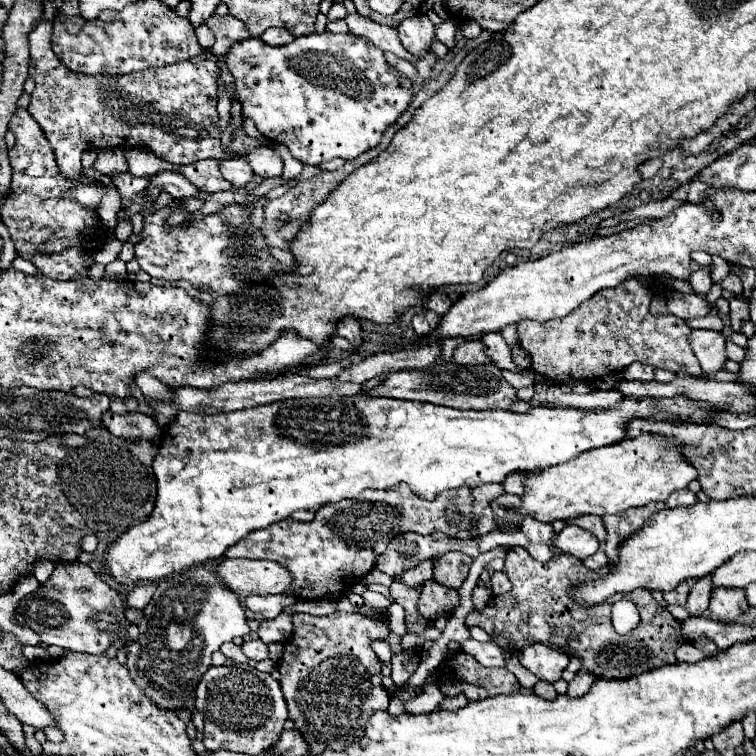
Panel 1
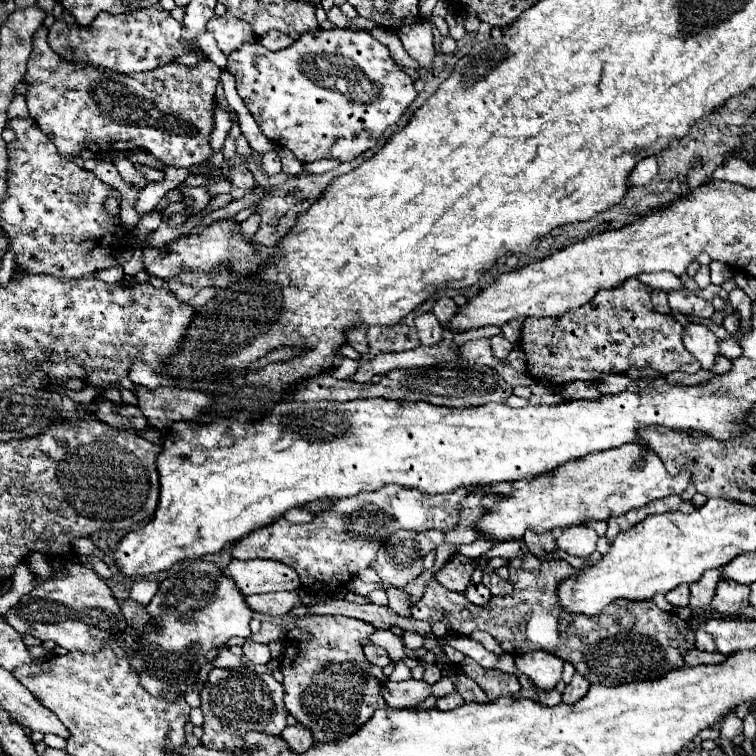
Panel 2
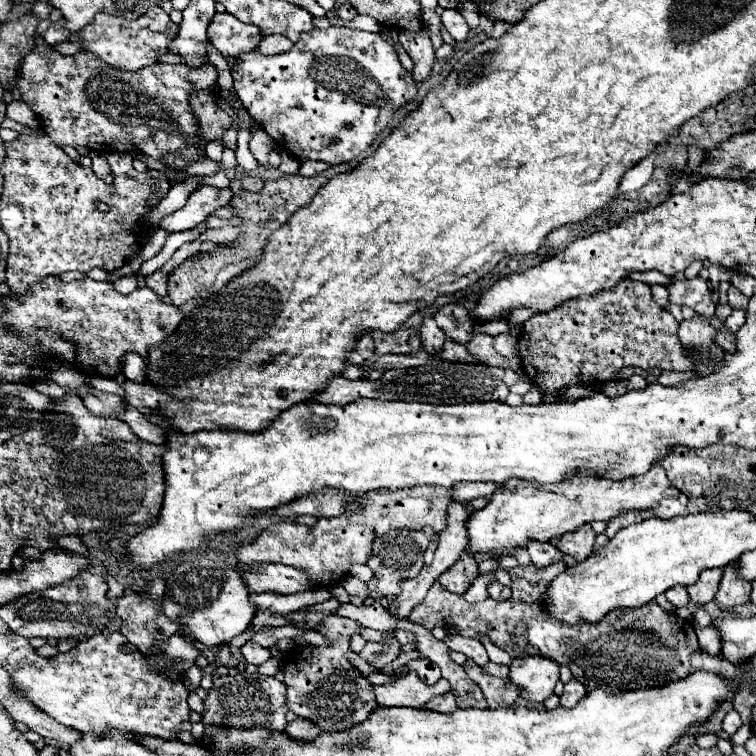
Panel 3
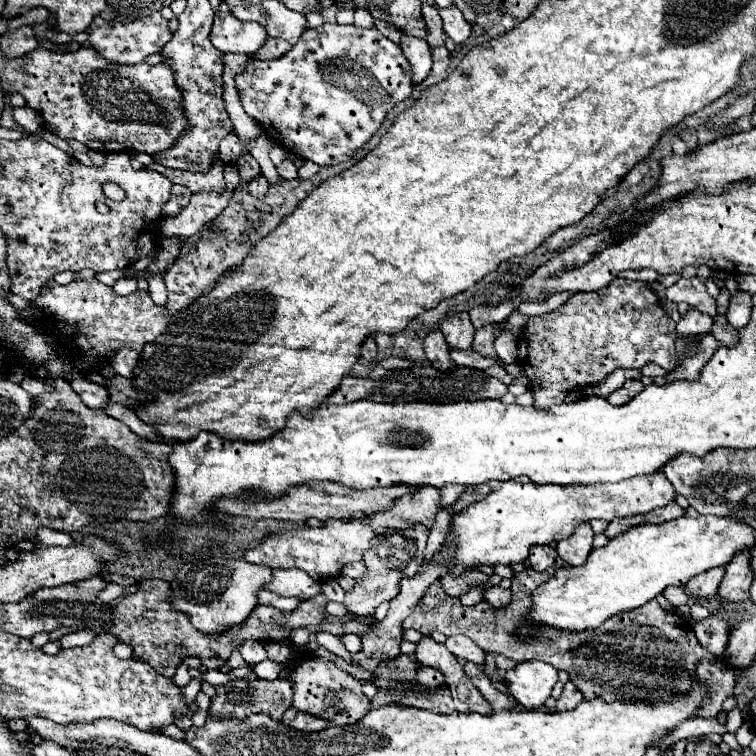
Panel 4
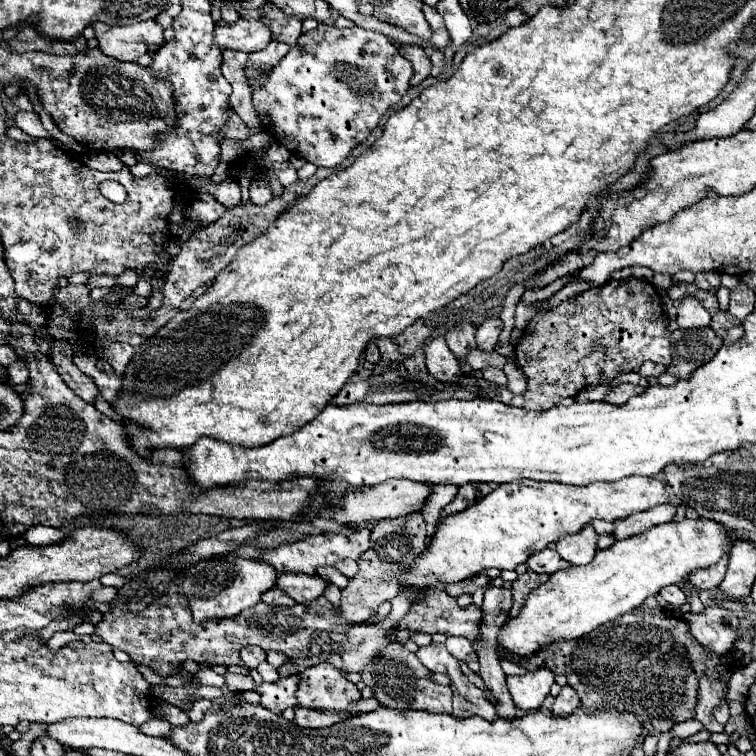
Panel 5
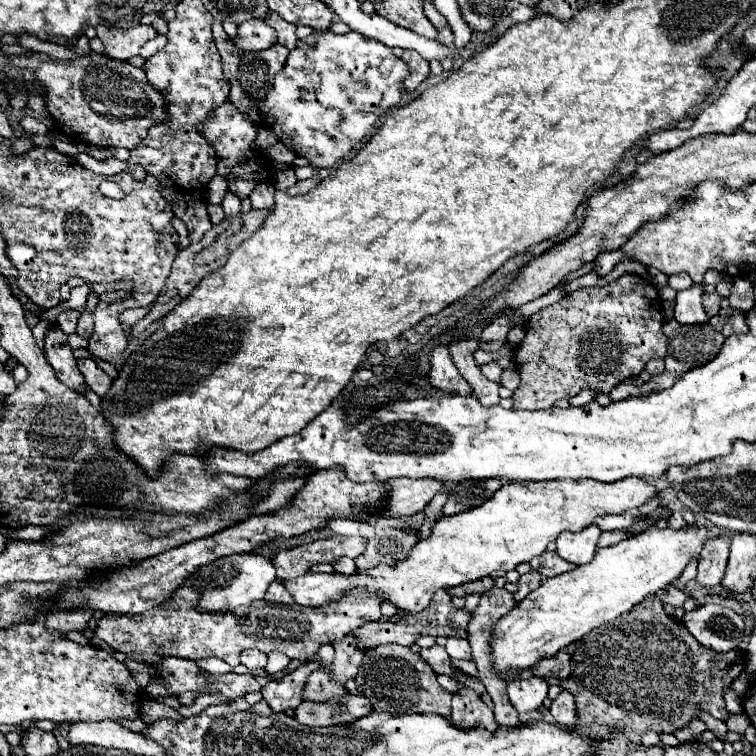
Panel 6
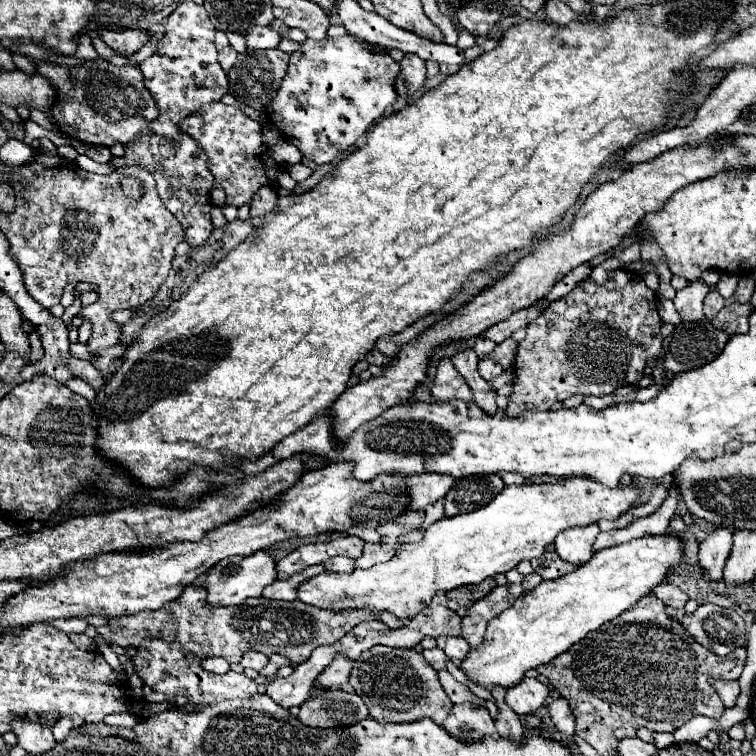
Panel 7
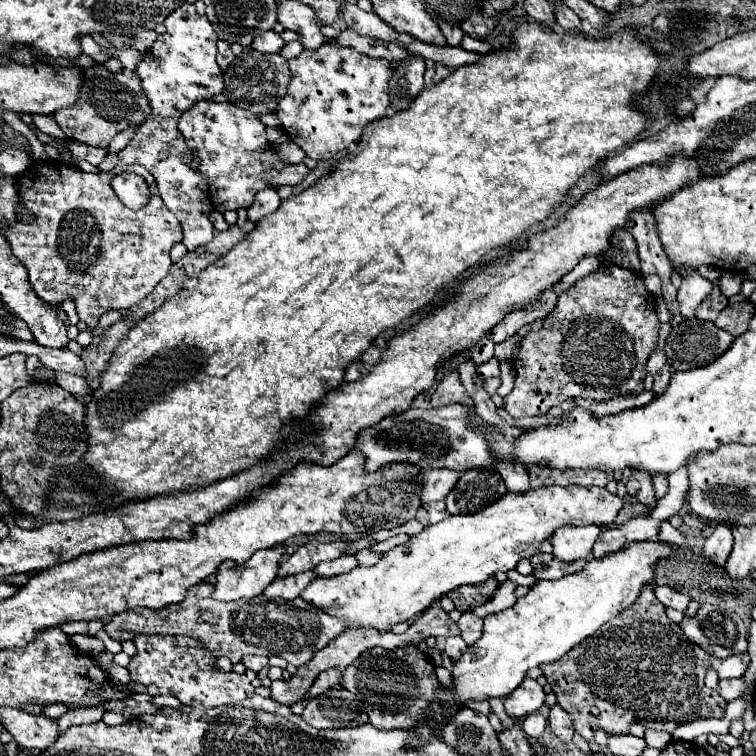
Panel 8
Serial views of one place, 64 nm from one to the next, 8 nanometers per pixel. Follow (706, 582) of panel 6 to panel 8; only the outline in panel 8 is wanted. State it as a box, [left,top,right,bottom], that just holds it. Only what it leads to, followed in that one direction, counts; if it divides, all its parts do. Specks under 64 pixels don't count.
[704,520,732,566]

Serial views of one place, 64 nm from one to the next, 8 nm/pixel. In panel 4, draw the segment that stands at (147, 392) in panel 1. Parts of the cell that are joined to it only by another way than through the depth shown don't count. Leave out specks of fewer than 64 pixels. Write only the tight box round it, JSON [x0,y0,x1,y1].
[110,348,138,378]

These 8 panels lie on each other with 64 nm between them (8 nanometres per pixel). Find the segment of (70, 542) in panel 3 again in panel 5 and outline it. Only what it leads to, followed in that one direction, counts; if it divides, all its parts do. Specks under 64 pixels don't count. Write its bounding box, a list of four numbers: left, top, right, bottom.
[24,526,64,546]

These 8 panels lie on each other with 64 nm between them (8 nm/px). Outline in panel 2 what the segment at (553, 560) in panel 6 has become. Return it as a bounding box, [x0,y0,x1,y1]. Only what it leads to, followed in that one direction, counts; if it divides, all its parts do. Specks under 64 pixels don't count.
[524,532,558,560]

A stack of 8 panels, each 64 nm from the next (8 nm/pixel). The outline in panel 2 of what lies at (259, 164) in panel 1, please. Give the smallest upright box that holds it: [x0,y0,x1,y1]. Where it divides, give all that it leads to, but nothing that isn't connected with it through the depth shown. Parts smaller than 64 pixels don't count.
[262,152,280,174]

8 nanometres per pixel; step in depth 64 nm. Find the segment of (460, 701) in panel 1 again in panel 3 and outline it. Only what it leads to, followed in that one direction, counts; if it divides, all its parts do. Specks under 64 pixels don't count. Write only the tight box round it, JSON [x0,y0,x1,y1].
[426,692,458,714]

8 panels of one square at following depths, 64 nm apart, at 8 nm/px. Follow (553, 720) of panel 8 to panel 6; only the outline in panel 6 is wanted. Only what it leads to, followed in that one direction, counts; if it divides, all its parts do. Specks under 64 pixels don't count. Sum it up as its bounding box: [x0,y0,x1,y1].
[550,690,576,730]

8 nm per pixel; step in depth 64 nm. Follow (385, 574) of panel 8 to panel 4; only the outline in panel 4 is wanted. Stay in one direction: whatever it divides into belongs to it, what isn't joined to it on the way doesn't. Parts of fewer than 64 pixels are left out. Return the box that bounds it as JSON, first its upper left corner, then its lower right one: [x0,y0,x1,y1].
[264,472,676,600]

